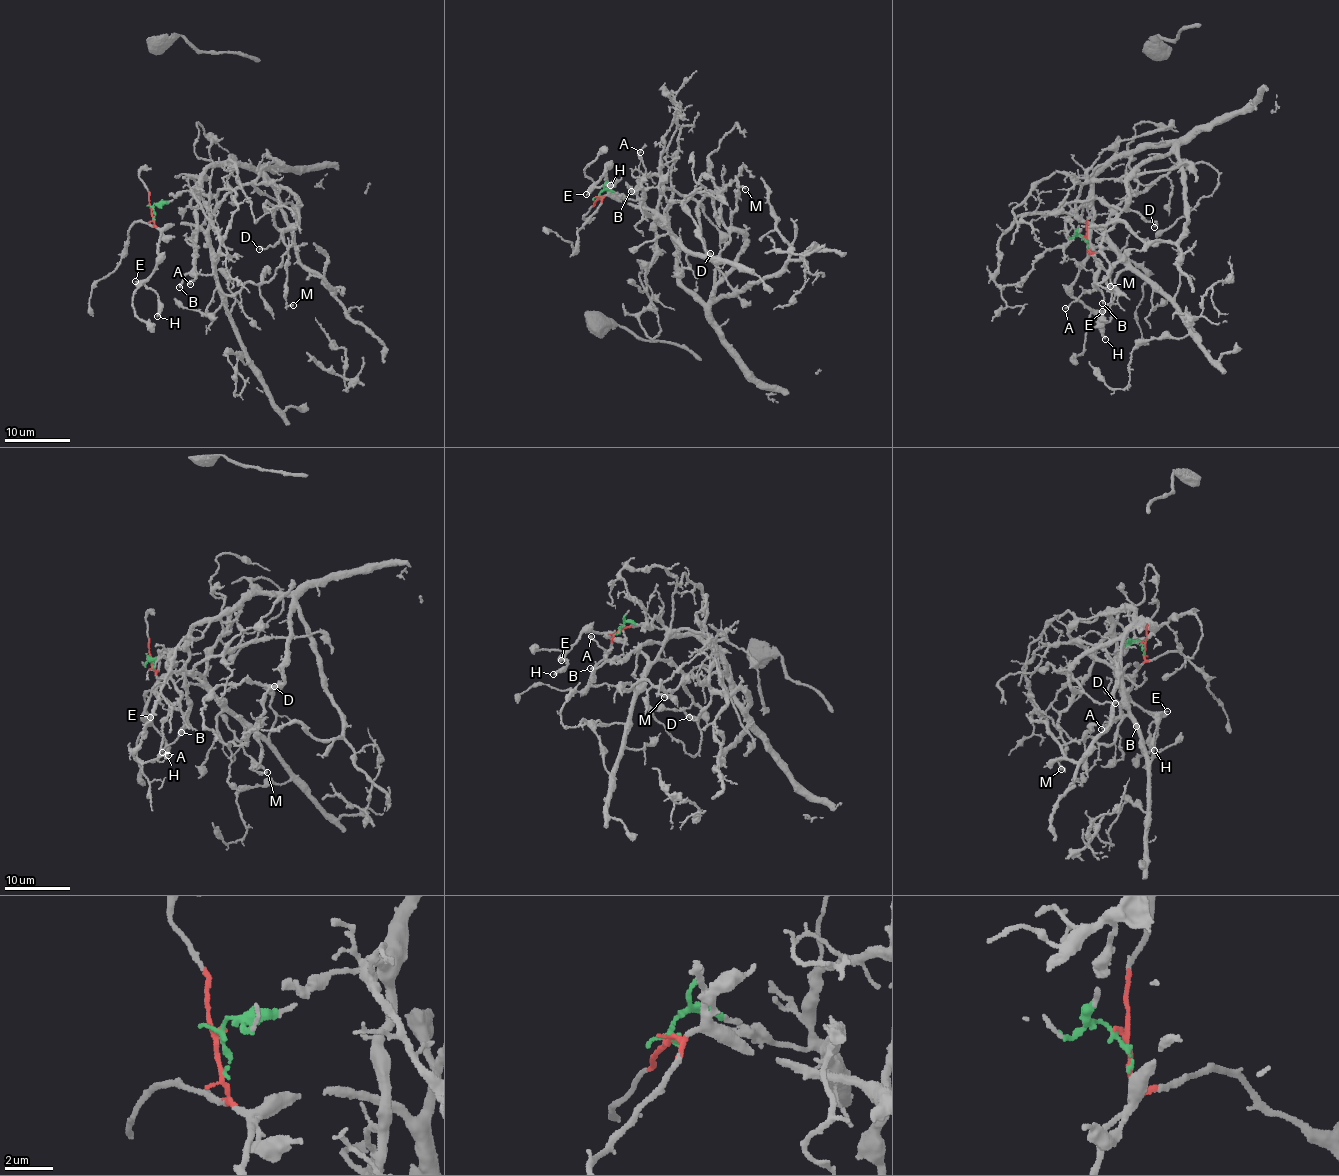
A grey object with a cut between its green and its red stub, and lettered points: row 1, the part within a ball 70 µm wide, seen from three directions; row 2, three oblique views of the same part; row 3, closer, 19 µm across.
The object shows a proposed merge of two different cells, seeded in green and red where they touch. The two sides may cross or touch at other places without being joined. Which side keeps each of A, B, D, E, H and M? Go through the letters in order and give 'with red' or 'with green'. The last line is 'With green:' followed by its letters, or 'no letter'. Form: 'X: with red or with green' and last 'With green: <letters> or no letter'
A: with green
B: with green
D: with green
E: with red
H: with red
M: with green
With green: A, B, D, M

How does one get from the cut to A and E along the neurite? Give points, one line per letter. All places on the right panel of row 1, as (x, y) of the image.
A: (1084, 238), (1076, 232), (1083, 206), (1092, 210), (1090, 248), (1096, 262), (1098, 278), (1095, 286), (1065, 309)
E: (1084, 238), (1089, 255), (1081, 263), (1071, 294), (1103, 311)

